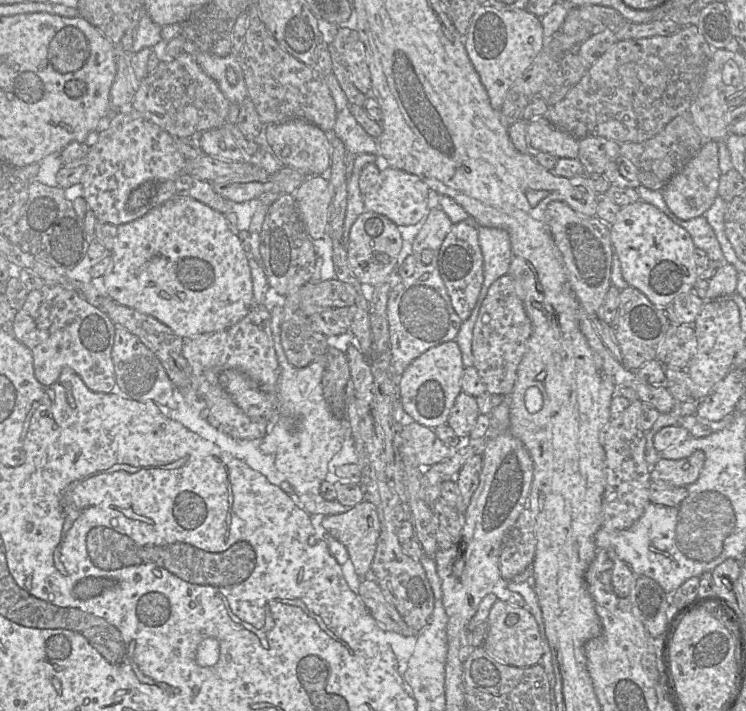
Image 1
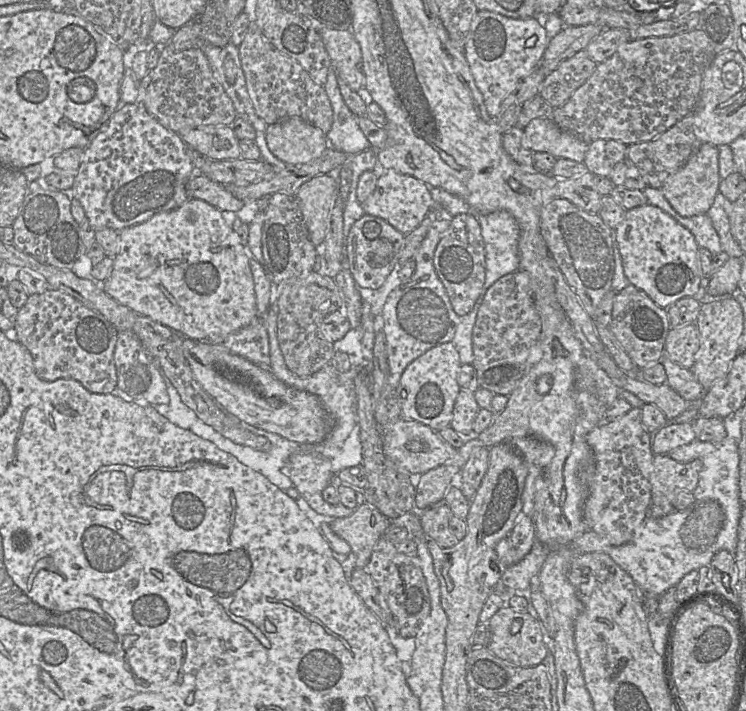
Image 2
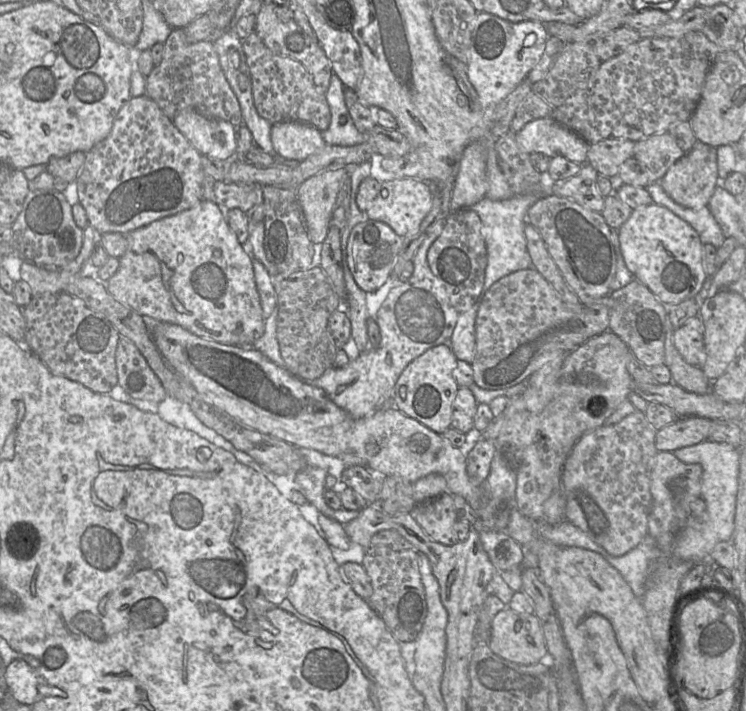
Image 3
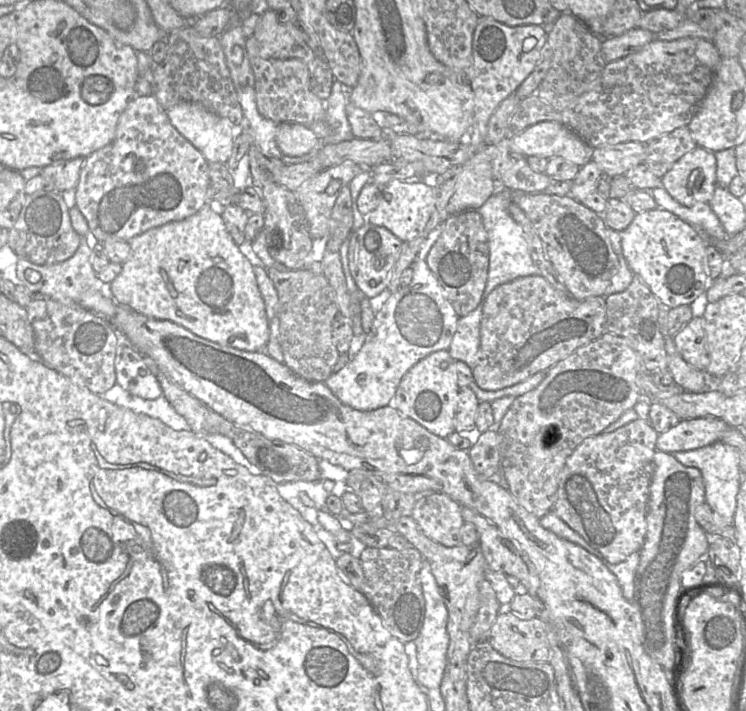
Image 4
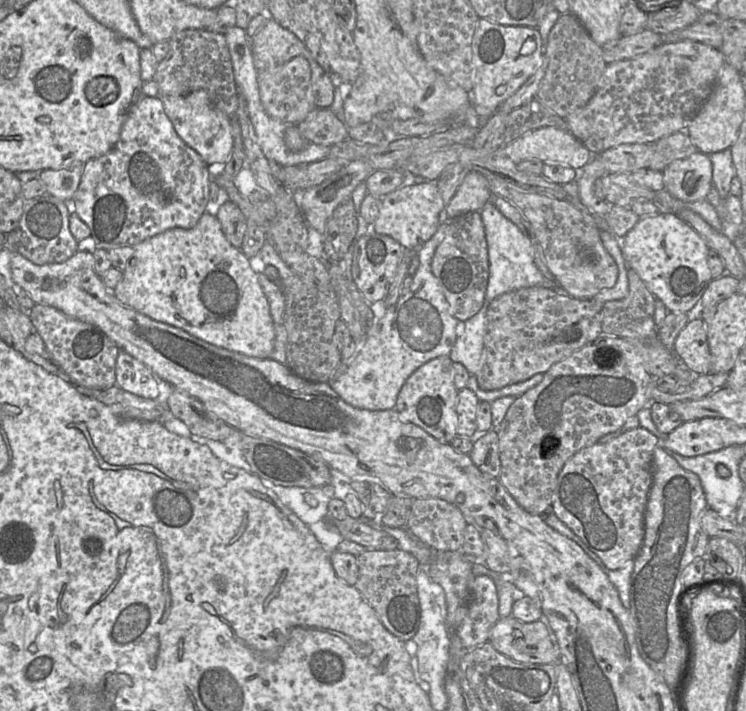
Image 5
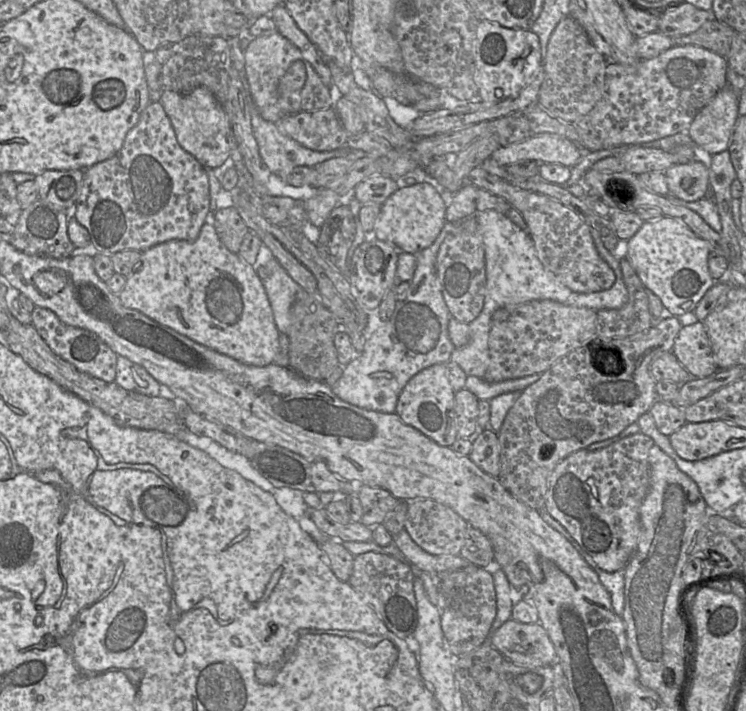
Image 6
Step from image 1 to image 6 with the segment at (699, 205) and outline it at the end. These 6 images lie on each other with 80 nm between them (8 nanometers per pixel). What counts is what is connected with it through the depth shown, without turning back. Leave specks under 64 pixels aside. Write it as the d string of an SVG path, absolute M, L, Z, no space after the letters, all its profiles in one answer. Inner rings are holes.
M701 160L672 165L664 174L669 192L685 201L702 199L709 190L710 169Z

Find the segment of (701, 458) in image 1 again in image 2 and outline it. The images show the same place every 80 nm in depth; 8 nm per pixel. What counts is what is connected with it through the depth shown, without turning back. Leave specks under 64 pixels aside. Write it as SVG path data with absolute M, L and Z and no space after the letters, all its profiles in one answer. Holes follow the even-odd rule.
M667 454L654 455L650 474L650 516L662 517L673 511L672 499L681 491L693 492L699 480L702 461L678 462Z

